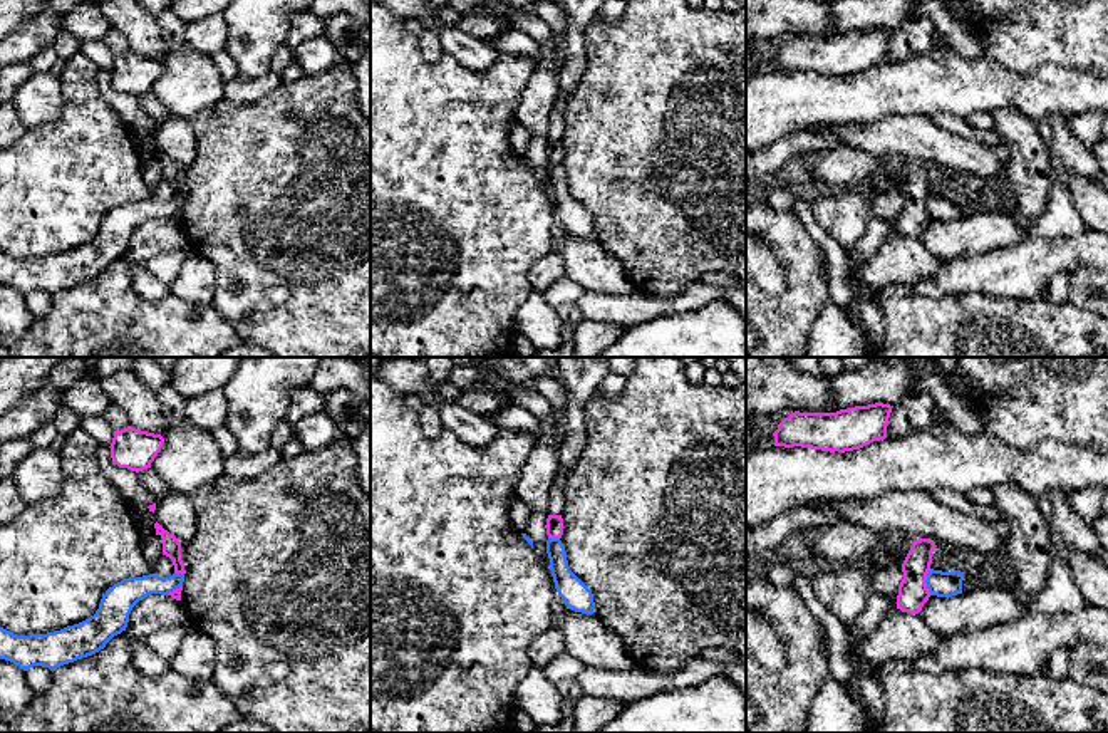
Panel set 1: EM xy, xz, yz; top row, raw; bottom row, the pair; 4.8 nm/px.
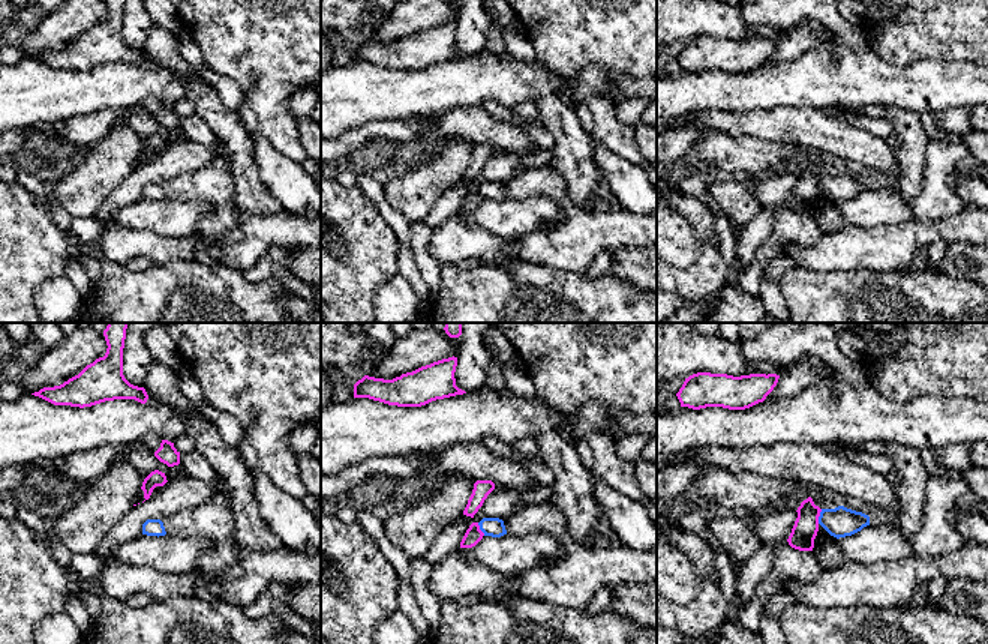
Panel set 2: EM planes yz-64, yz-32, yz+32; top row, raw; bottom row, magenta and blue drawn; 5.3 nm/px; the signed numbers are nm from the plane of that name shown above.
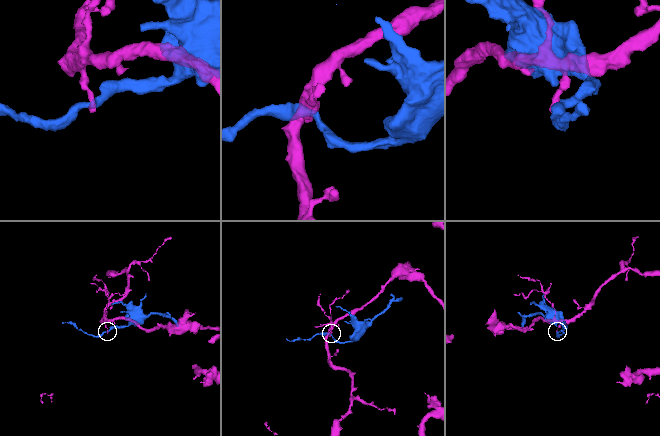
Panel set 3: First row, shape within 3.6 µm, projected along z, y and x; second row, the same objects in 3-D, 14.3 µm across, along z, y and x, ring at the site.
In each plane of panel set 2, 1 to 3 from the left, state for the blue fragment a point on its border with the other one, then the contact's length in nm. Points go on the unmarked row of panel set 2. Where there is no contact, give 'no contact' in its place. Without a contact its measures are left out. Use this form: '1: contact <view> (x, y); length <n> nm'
1: no contact
2: contact yz-32 (479, 192); length 80 nm
3: contact yz+32 (819, 179); length 80 nm

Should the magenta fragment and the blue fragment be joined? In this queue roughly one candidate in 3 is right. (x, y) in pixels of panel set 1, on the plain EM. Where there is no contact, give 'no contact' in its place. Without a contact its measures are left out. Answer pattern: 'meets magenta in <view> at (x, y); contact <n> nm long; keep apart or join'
meets magenta in yz at (924, 207); contact 130 nm long; keep apart

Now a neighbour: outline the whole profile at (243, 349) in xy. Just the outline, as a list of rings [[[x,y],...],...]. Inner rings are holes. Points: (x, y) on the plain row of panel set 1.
[[[240,342],[221,354],[221,357],[273,357],[267,349]]]

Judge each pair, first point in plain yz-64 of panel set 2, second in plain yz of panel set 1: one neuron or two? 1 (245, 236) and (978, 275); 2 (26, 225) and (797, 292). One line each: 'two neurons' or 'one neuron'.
1: one neuron
2: one neuron

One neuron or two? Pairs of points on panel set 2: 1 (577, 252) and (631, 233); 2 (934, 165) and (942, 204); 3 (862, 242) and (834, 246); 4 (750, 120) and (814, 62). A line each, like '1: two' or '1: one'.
1: one
2: one
3: one
4: two

